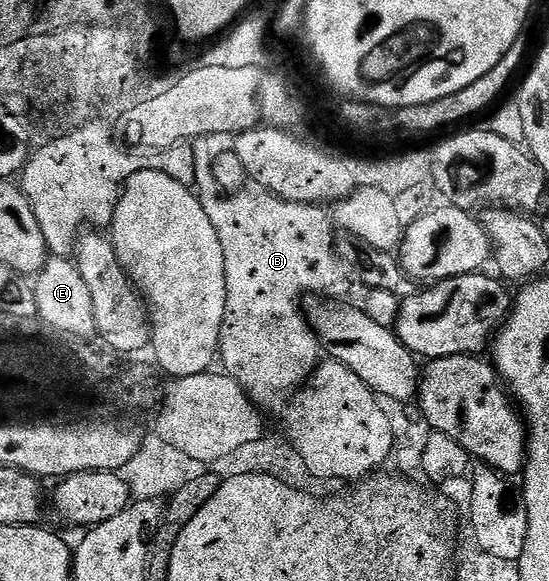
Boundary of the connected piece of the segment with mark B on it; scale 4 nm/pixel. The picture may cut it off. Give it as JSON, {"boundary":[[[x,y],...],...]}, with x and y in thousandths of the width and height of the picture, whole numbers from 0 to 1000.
{"boundary":[[[379,234],[355,238],[348,243],[353,256],[353,324],[366,353],[373,360],[373,367],[381,373],[381,380],[388,380],[388,394],[395,394],[395,408],[403,415],[403,435],[410,435],[410,491],[413,492],[413,537],[406,547],[403,559],[403,573],[399,575],[399,608],[397,616],[406,618],[404,637],[417,644],[435,657],[450,673],[452,680],[464,688],[466,695],[494,701],[506,690],[514,680],[528,682],[545,671],[561,652],[574,642],[576,632],[585,623],[581,602],[585,592],[581,578],[566,568],[565,554],[556,540],[554,530],[545,530],[545,520],[550,518],[552,508],[559,508],[565,501],[576,501],[581,511],[617,511],[625,499],[632,494],[632,473],[625,468],[625,460],[617,454],[617,439],[610,434],[610,401],[614,391],[605,379],[605,372],[597,368],[587,355],[572,349],[528,349],[512,339],[505,339],[490,325],[470,318],[452,318],[435,329],[419,332],[408,330],[390,303],[388,277],[392,275],[392,255],[388,256],[386,241]]]}

